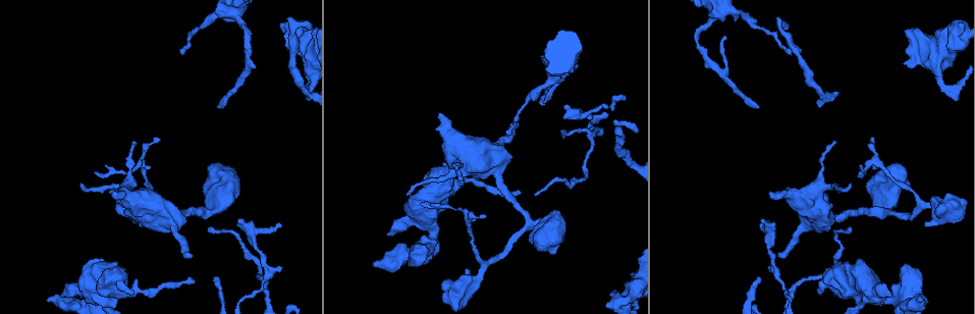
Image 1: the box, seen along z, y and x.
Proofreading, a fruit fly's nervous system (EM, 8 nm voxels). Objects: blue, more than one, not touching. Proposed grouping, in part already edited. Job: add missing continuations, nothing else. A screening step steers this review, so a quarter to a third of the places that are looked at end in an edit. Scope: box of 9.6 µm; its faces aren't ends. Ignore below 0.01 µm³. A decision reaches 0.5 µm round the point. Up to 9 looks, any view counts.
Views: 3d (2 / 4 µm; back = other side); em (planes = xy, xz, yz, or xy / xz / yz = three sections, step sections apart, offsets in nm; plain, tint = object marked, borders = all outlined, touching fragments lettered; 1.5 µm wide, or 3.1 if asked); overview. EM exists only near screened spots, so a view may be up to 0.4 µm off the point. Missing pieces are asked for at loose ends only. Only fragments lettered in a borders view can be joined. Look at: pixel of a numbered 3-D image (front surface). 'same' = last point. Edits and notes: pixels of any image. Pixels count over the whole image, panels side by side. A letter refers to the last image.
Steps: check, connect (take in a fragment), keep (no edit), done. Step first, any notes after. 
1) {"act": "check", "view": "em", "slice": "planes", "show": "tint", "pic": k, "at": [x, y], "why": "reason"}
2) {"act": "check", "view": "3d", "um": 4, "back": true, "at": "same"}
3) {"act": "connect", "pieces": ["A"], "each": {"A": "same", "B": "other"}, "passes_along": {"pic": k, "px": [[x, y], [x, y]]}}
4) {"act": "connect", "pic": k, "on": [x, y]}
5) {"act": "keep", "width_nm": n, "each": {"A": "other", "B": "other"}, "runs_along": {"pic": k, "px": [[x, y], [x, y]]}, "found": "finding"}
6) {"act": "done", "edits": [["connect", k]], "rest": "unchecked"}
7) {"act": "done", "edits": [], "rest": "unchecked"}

{"act": "check", "view": "em", "slice": "planes", "show": "borders", "pic": 1, "at": [850, 227], "why": "thin end"}

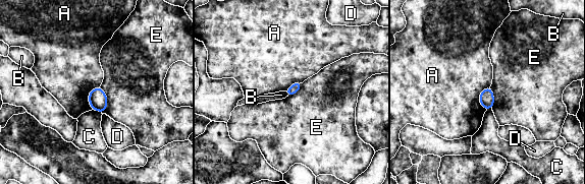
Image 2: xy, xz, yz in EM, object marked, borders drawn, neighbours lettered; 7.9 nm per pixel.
{"act": "keep", "each": {"A": "other", "B": "other", "C": "other", "D": "other", "E": "other"}, "border": {"pic": 2, "px": [[100, 86], [107, 104], [103, 113]]}, "found": "none of them fits"}

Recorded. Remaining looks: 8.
{"act": "check", "view": "em", "slice": "planes", "show": "borders", "pic": 1, "at": [850, 182], "why": "branch stops here"}

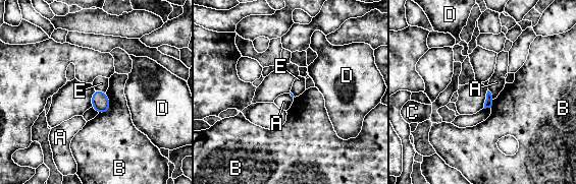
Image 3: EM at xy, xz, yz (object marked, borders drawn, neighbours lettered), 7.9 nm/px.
{"act": "keep", "each": {"A": "other", "B": "other", "C": "other", "D": "other", "E": "other"}, "found": "no lettered fragment goes on from it"}

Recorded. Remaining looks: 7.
{"act": "check", "view": "em", "slice": "planes", "show": "borders", "pic": 1, "at": [781, 253], "why": "free end"}

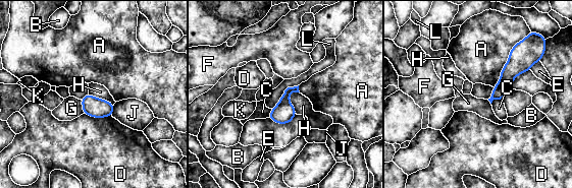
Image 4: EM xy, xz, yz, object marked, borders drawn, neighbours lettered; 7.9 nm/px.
{"act": "keep", "each": {"A": "other", "B": "other", "C": "other", "D": "other", "E": "other", "F": "other", "G": "other", "H": "other", "J": "other", "K": "other", "L": "other"}, "border": {"pic": 4, "px": [[292, 91], [289, 101], [297, 114]]}, "found": "no lettered fragment goes on from it"}

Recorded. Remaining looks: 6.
{"act": "check", "view": "3d", "um": 4, "pic": 1, "at": [924, 300], "why": "thick end"}

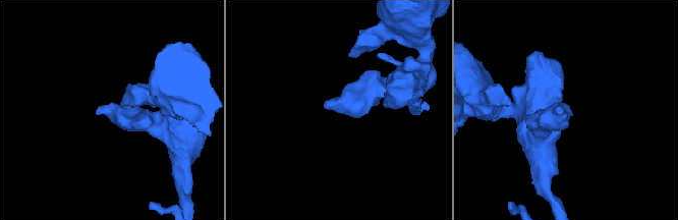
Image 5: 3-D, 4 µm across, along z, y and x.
{"act": "check", "view": "em", "slice": "xy", "step": 8, "show": "borders", "pic": 5, "at": [560, 112], "why": "need the tissue"}

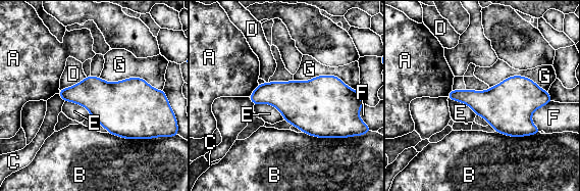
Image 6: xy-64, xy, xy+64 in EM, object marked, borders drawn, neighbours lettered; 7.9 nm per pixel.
{"act": "keep", "each": {"A": "other", "B": "other", "C": "other", "D": "other", "E": "other", "F": "other", "G": "other"}, "border": {"pic": 6, "px": [[254, 104], [273, 105], [283, 120]]}, "found": "no lettered fragment goes on from it"}

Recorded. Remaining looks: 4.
{"act": "done", "edits": [], "rest": "unchecked"}

